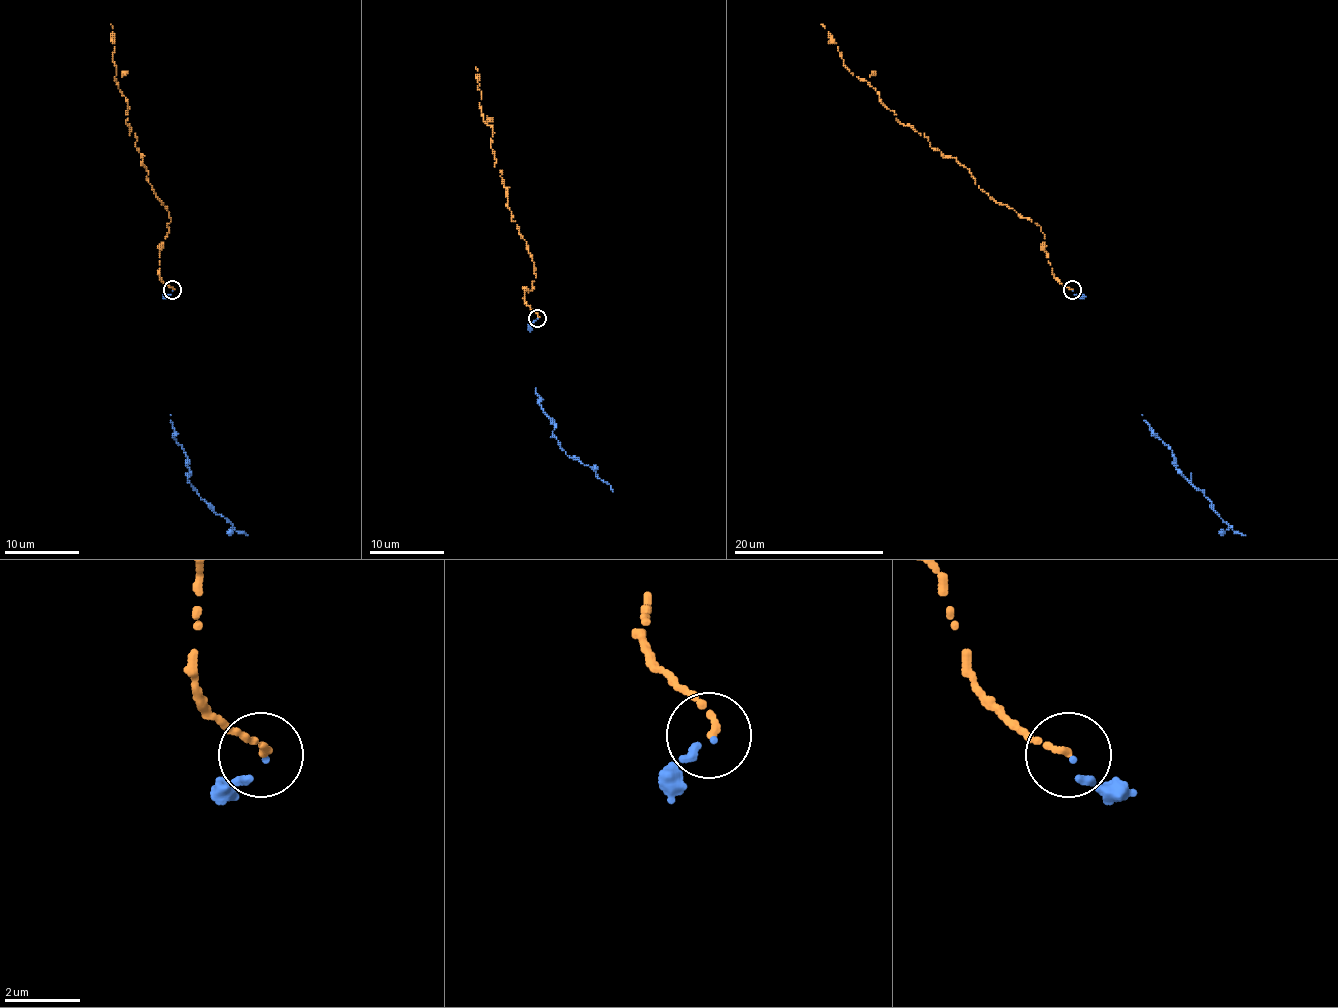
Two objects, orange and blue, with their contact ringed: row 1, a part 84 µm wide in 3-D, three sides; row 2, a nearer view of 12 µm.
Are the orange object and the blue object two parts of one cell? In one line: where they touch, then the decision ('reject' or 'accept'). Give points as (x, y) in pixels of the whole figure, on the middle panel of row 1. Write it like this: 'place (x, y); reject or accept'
place (537, 318); accept

